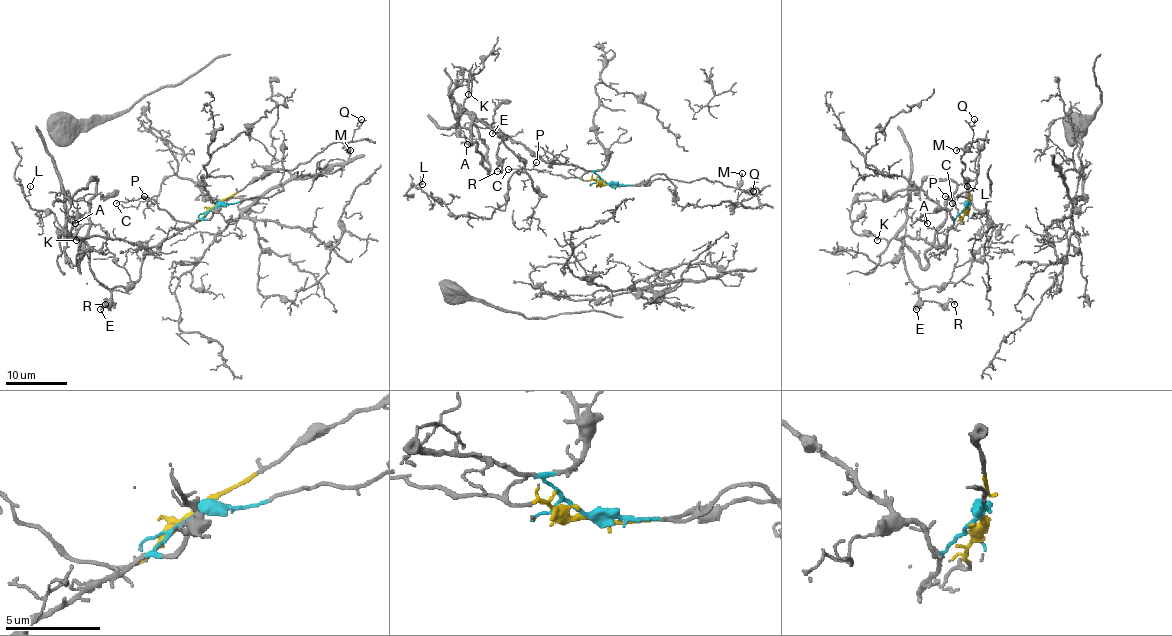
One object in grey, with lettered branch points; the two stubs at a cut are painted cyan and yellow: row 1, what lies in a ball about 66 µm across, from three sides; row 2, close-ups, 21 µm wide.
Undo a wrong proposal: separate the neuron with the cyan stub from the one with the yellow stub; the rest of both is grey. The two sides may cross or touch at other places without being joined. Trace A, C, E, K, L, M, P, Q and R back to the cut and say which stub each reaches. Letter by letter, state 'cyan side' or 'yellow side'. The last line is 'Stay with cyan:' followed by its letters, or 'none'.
A: cyan side
C: yellow side
E: cyan side
K: cyan side
L: cyan side
M: yellow side
P: yellow side
Q: yellow side
R: cyan side
Stay with cyan: A, E, K, L, R

